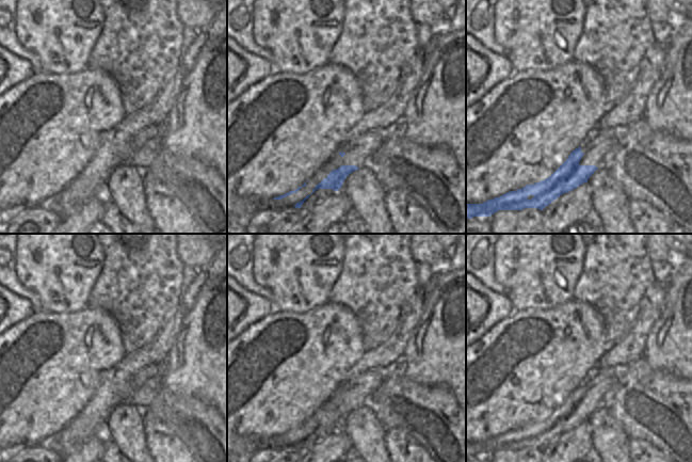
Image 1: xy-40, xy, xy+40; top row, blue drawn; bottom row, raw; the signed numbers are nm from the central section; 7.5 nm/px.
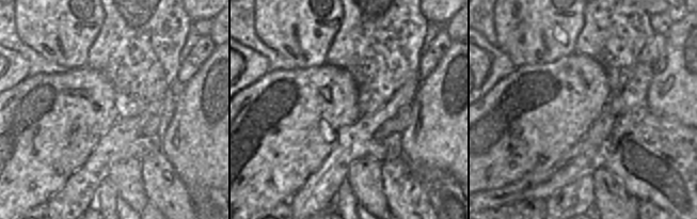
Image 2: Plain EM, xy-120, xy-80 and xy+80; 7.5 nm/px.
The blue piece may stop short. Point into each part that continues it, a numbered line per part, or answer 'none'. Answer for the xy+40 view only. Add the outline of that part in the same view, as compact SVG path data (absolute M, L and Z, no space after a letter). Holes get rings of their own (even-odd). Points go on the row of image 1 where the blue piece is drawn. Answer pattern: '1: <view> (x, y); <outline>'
1: xy+40 (599, 142); M593 129L588 139L580 146L584 154L579 162L580 165L595 165L602 168L605 156L613 149L615 134L613 129Z

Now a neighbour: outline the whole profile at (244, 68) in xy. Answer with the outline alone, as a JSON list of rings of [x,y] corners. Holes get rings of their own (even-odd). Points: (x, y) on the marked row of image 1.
[[[227,36],[227,103],[273,71],[272,63],[245,50]]]

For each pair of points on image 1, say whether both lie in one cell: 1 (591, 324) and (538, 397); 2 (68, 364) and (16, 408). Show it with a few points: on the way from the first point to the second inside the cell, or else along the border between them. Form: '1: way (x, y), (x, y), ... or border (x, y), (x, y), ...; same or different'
1: way (575, 343), (538, 379); same
2: way (55, 368), (29, 395); same

